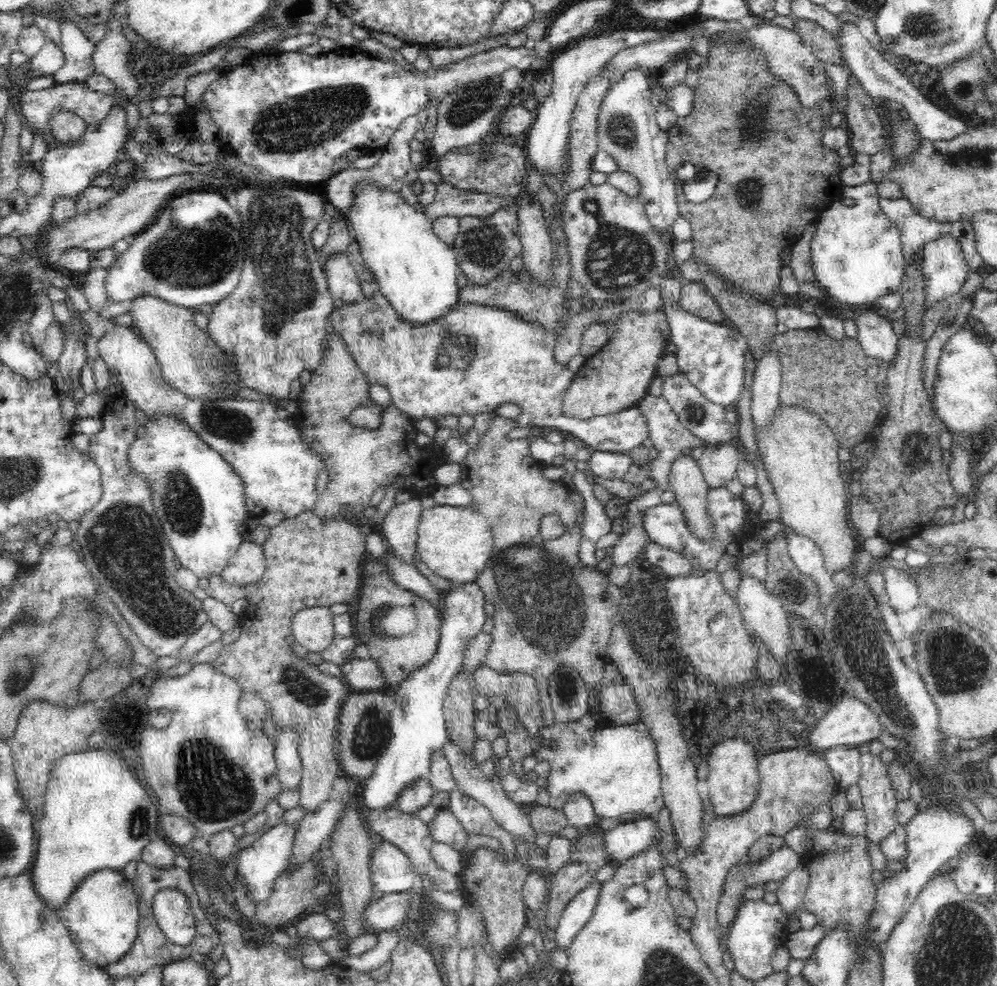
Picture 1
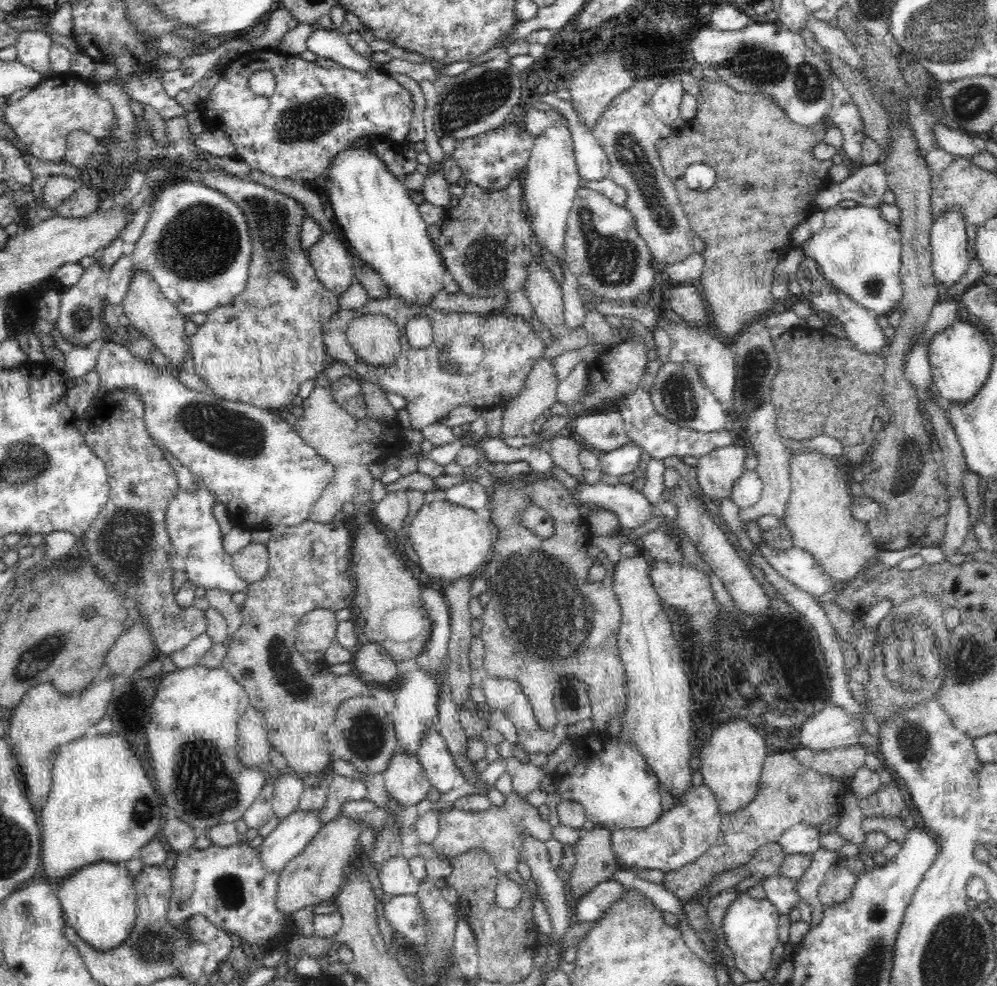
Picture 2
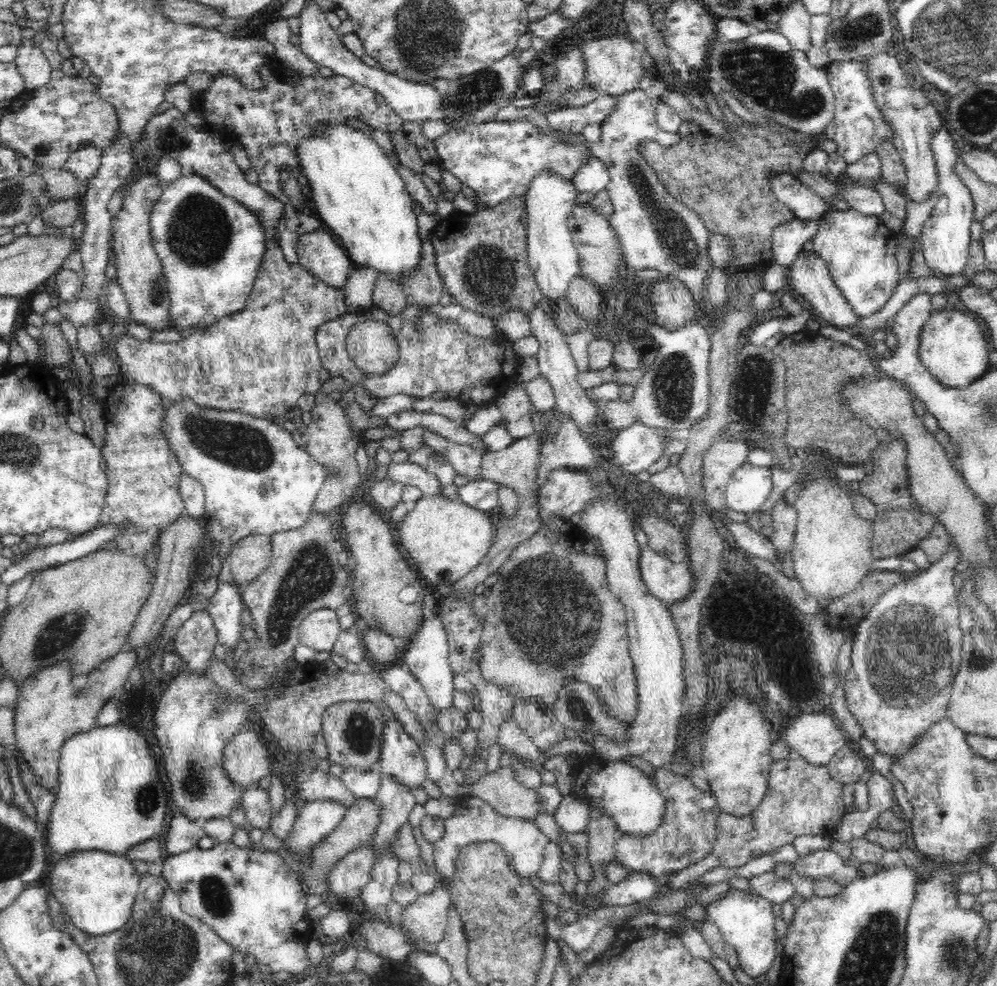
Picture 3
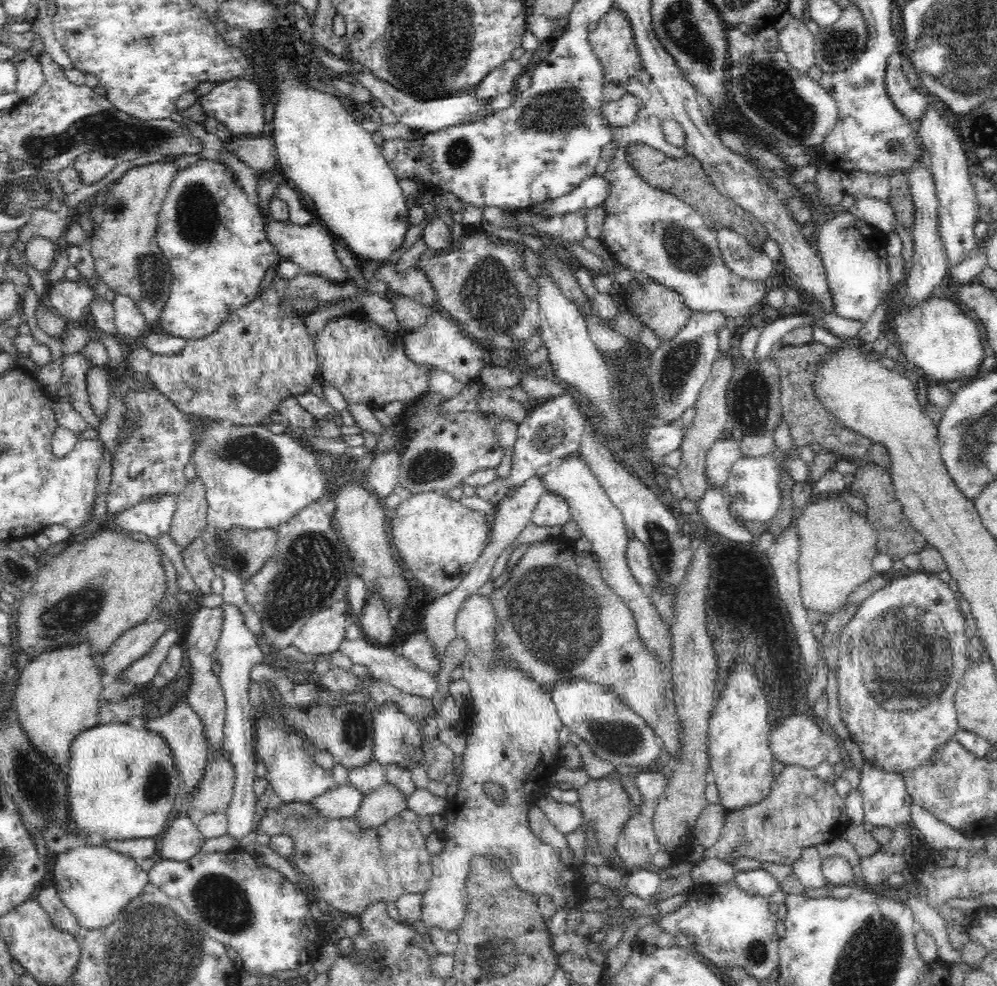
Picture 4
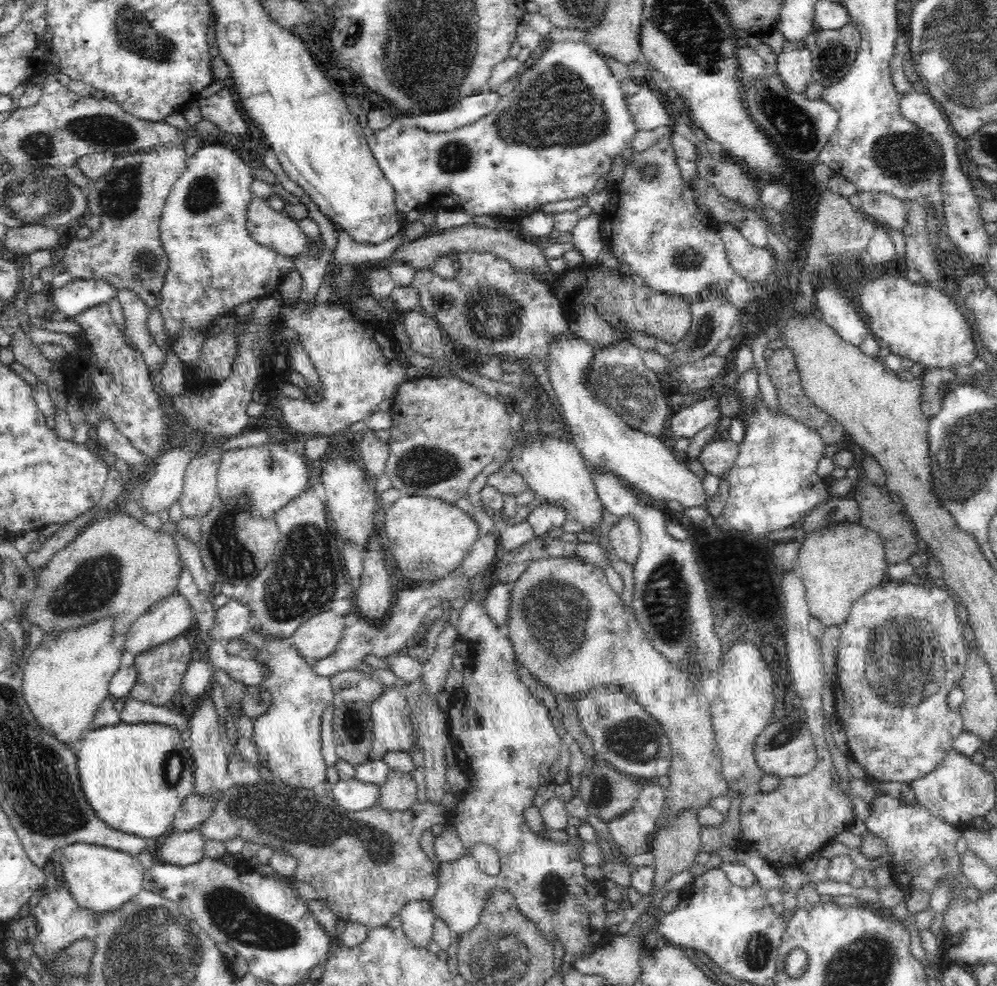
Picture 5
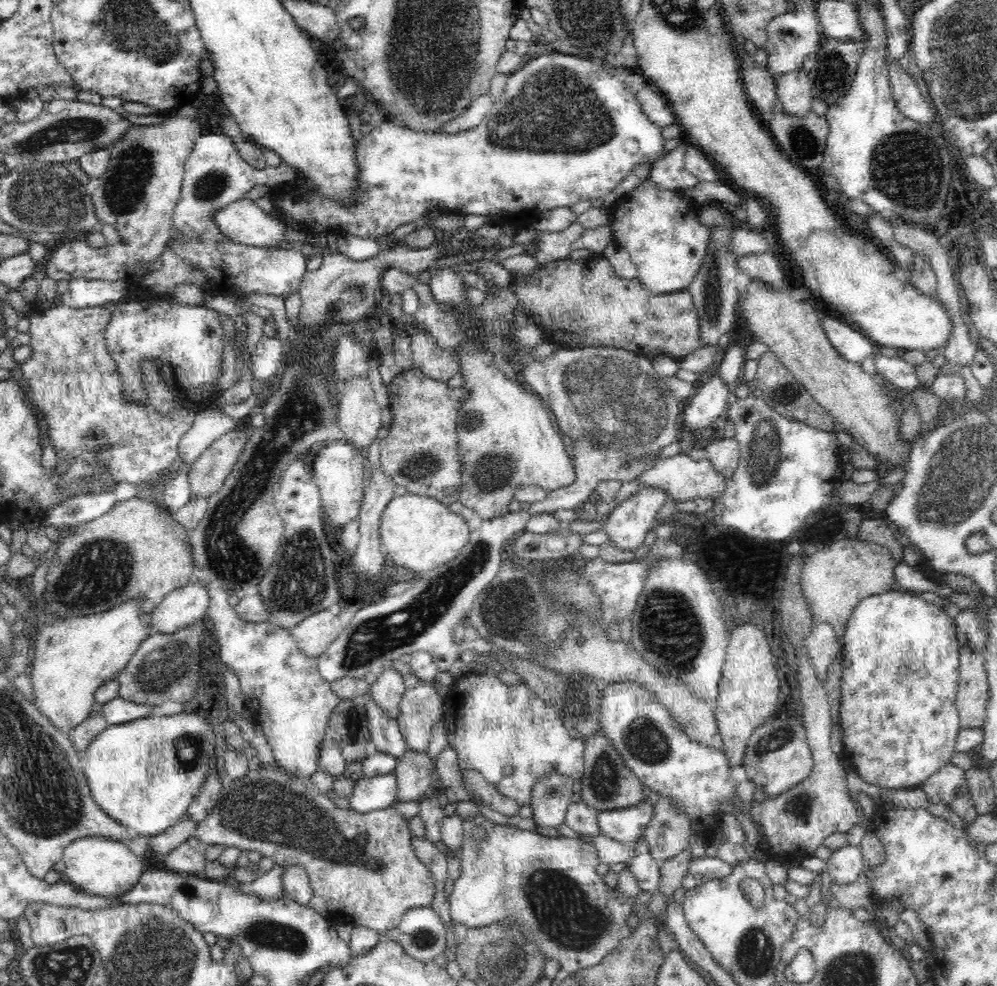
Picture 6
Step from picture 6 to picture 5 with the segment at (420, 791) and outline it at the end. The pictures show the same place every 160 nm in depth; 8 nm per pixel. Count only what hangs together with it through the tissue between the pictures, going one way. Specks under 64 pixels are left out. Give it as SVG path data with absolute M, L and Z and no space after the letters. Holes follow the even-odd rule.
M391 771L381 786L380 798L374 805L384 807L386 811L406 810L416 803L417 790L412 773Z

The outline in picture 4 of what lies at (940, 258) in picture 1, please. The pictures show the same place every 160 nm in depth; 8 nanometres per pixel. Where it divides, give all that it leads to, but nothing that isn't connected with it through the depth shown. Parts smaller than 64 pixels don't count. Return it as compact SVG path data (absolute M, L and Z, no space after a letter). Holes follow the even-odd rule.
M930 104L920 121L918 135L923 141L926 150L929 170L935 182L935 191L938 201L940 242L945 254L948 254L947 264L960 264L975 250L978 238L974 235L974 227L979 222L979 204L968 173L969 158L966 152L962 152L960 140L956 130L944 120L944 116L932 108Z

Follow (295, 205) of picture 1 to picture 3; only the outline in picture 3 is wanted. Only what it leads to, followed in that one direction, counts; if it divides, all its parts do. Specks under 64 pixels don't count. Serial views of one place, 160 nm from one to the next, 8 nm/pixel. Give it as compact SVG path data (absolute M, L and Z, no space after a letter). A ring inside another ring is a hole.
M174 105L161 114L154 115L148 120L143 128L141 136L135 142L133 154L136 158L146 156L171 156L181 166L181 174L187 175L196 173L204 177L211 185L225 195L235 198L242 205L246 206L259 220L264 227L264 234L270 242L274 242L276 226L284 213L284 201L278 200L275 196L268 194L259 184L250 183L246 179L246 173L234 161L234 157L224 148L220 131L202 132L194 129L186 123L182 114ZM270 246L268 252L264 252L252 292L240 312L225 315L212 326L198 329L176 344L140 341L124 333L109 345L108 352L118 361L123 381L150 387L160 394L165 405L183 397L191 398L198 407L240 411L256 418L275 418L297 406L302 394L316 395L320 390L321 360L315 334L321 324L340 318L346 312L344 288L331 288L299 263L288 264L280 248Z

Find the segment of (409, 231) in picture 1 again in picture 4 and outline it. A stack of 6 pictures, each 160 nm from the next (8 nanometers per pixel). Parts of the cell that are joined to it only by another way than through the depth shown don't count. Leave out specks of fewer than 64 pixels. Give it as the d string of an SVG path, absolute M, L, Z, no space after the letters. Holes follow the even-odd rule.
M252 44L249 49L255 50L264 59L264 64L268 64L266 83L272 86L269 100L274 102L273 141L280 172L300 194L304 192L312 198L317 217L352 254L364 259L386 260L402 246L404 235L411 224L408 222L407 198L398 185L399 178L396 178L395 171L383 157L381 146L372 141L372 133L368 133L354 120L351 110L346 109L336 95L320 92L306 84L302 72L298 72L294 60L288 54L276 52L262 44Z

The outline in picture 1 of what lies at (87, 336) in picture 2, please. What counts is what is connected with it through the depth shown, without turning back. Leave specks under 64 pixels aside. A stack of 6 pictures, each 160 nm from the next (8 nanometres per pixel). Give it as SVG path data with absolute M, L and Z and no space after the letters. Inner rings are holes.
M69 310L69 323L57 323L63 334L63 351L57 360L57 366L68 389L66 396L76 401L77 406L86 396L80 384L80 371L86 364L86 330L82 326L82 321L76 317L78 311Z

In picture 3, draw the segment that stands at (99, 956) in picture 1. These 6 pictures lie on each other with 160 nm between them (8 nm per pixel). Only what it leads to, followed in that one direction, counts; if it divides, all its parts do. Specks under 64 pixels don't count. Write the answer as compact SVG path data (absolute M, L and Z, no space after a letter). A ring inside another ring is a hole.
M93 850L70 853L50 872L52 896L68 912L76 929L90 937L103 937L120 930L132 916L141 874L126 856Z

